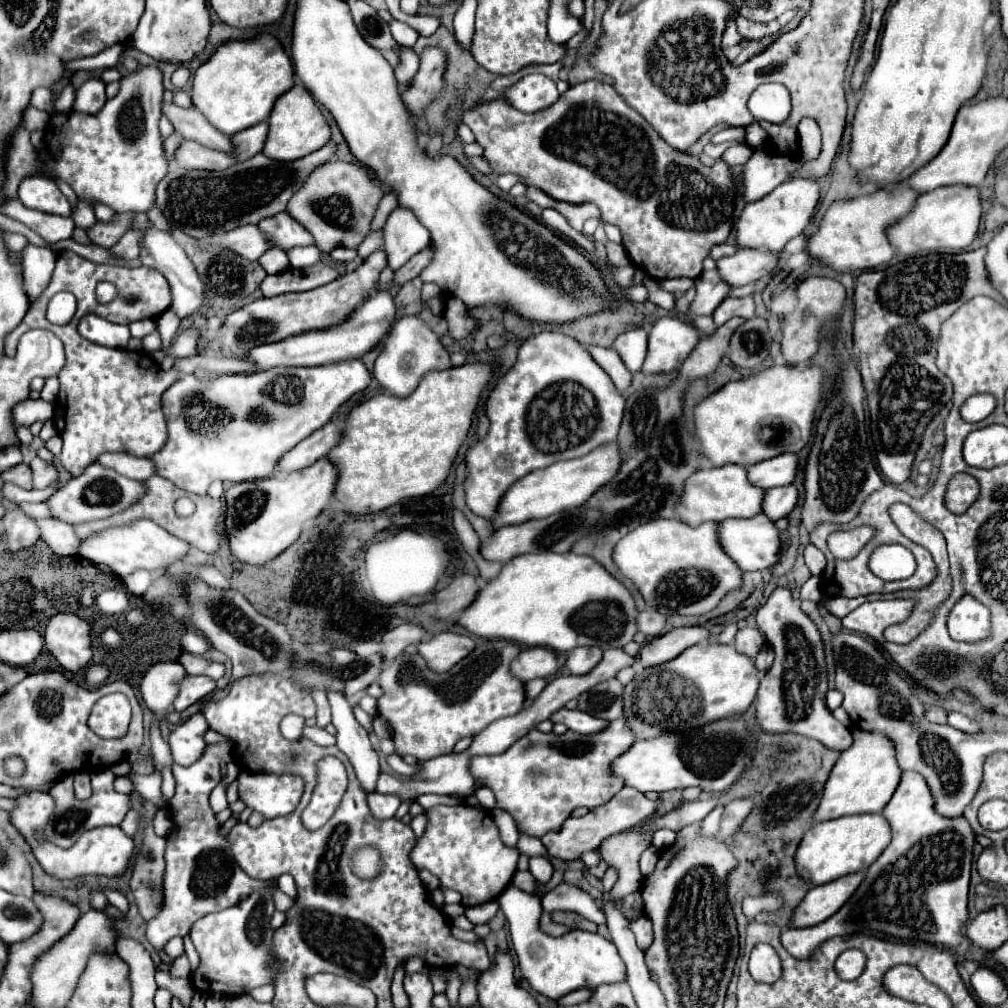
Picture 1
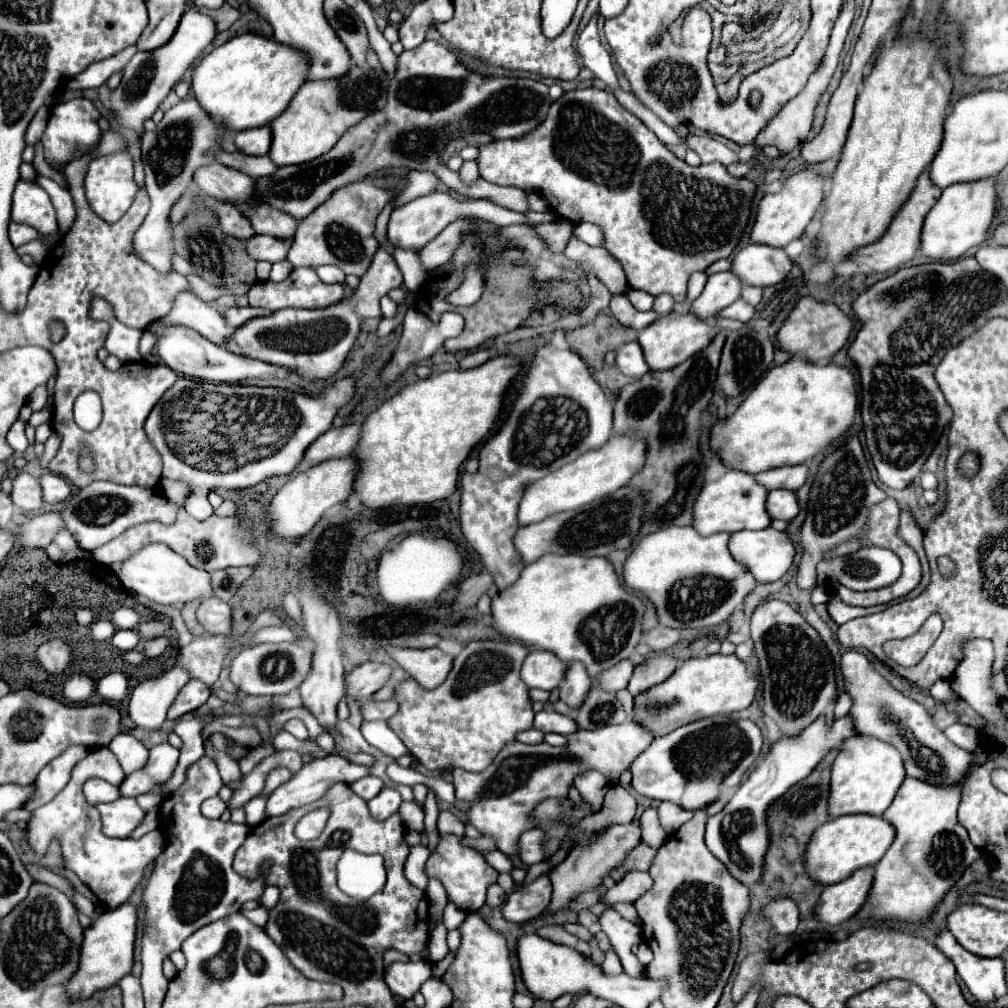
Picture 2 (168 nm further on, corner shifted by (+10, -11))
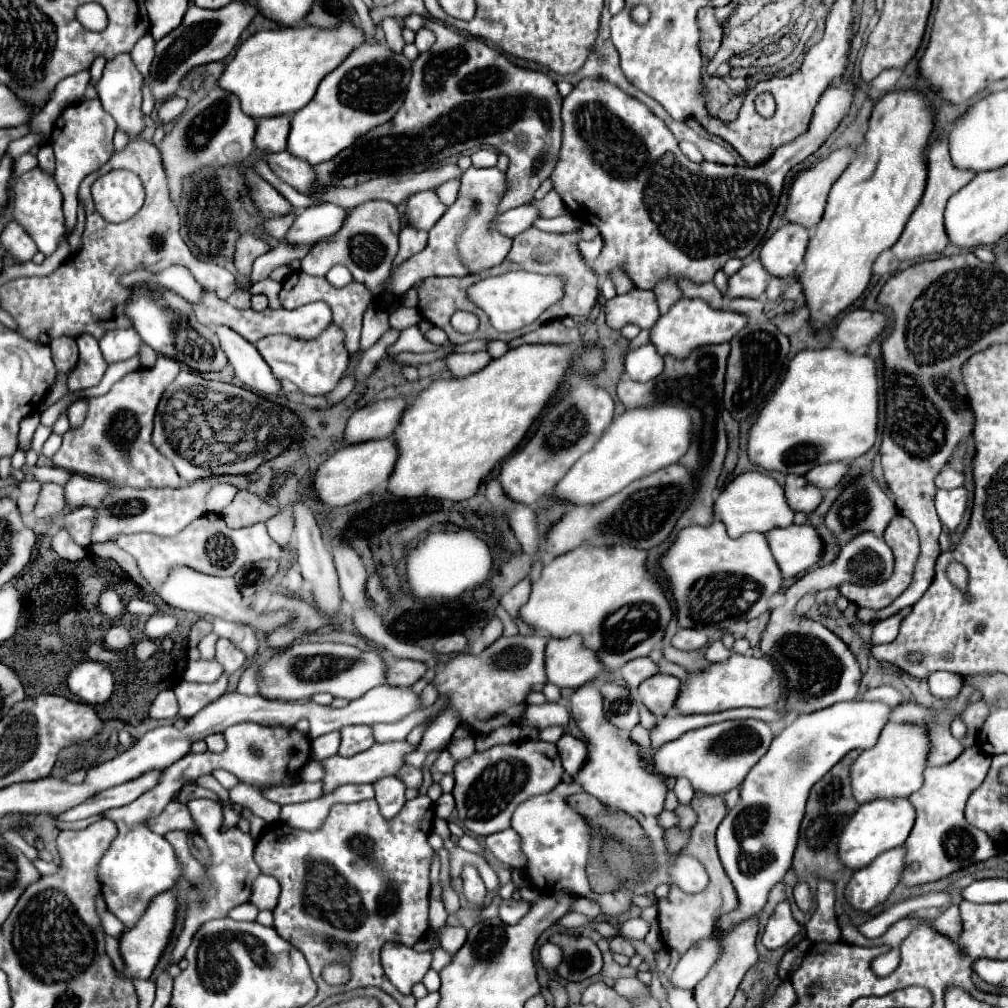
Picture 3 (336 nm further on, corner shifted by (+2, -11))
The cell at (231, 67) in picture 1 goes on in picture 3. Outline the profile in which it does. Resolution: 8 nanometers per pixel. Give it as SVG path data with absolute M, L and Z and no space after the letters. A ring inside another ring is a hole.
M342 21L342 25L338 23L332 29L304 25L260 31L238 47L236 57L218 79L218 85L236 93L240 97L242 111L254 119L288 115L308 105L318 83L364 41L366 37L362 29L352 21Z

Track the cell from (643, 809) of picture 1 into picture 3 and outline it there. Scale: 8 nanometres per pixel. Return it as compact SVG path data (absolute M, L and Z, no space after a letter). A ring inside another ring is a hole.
M504 829L500 833L486 837L486 849L502 863L510 865L512 869L524 867L524 855L520 853L520 843L514 829Z

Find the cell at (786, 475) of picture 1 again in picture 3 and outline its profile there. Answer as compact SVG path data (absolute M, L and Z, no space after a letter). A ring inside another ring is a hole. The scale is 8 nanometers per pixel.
M848 461L824 463L824 465L816 465L816 469L812 469L806 475L806 479L812 485L818 485L820 489L830 489L830 487L836 487L848 471L850 471L850 463Z

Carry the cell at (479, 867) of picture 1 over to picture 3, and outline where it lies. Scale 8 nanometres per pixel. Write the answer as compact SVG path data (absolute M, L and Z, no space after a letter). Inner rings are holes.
M464 867L462 871L462 881L464 881L464 895L468 901L482 905L484 897L486 897L486 887L482 877L478 875L478 871L474 867Z

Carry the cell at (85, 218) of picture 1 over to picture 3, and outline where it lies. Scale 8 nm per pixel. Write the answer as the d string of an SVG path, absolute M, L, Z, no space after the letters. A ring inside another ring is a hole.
M48 143L40 145L40 151L38 151L38 165L40 169L48 171L48 173L54 173L54 153L52 153L52 147Z

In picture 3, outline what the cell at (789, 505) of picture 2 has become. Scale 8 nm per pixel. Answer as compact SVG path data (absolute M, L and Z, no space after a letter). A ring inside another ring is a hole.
M786 475L784 491L794 511L812 513L822 503L822 489L808 483L804 475Z

